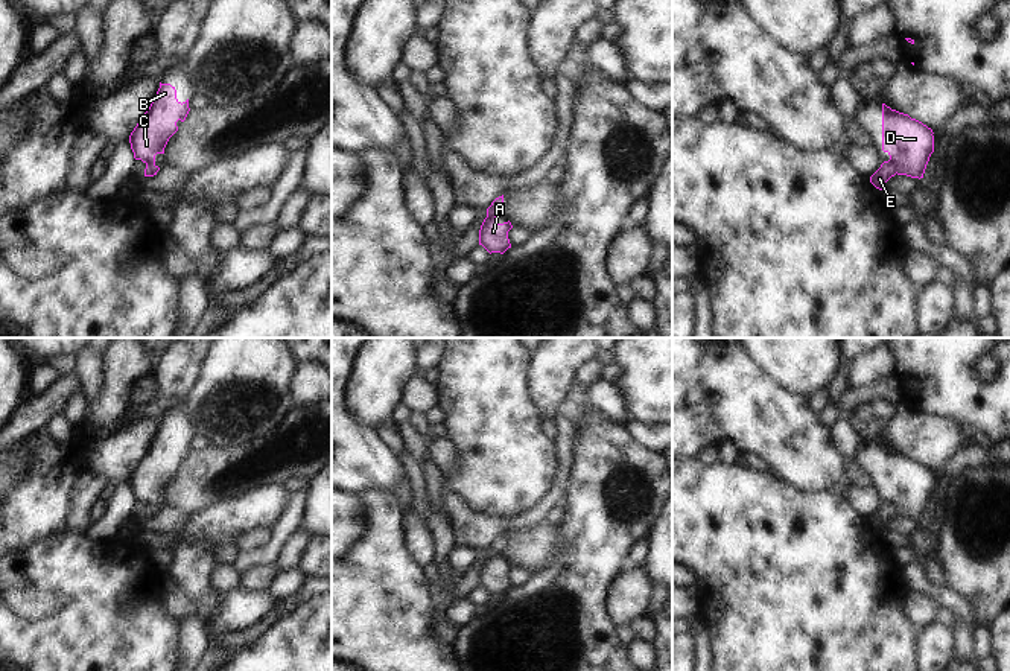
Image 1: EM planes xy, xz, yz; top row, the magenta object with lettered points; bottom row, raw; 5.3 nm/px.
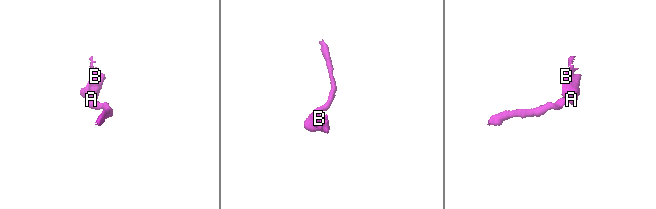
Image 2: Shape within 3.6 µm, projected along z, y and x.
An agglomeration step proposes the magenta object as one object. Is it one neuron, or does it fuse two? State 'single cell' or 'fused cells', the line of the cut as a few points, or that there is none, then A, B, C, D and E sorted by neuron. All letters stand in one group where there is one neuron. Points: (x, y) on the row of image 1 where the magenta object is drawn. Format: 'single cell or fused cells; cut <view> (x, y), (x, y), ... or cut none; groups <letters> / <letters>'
fused cells; cut yz (889, 160), (896, 172); groups A B C D / E

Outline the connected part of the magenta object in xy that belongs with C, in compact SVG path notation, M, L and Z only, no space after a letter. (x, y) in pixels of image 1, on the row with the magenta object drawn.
M160 82L155 99L129 135L134 158L155 164L155 155L164 154L169 138L178 131L176 122L184 122L189 111L189 99L181 103L175 87Z

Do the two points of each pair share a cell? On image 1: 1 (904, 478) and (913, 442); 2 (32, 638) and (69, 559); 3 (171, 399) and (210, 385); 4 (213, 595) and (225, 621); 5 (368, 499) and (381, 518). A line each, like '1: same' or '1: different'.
1: different
2: same
3: different
4: different
5: same

